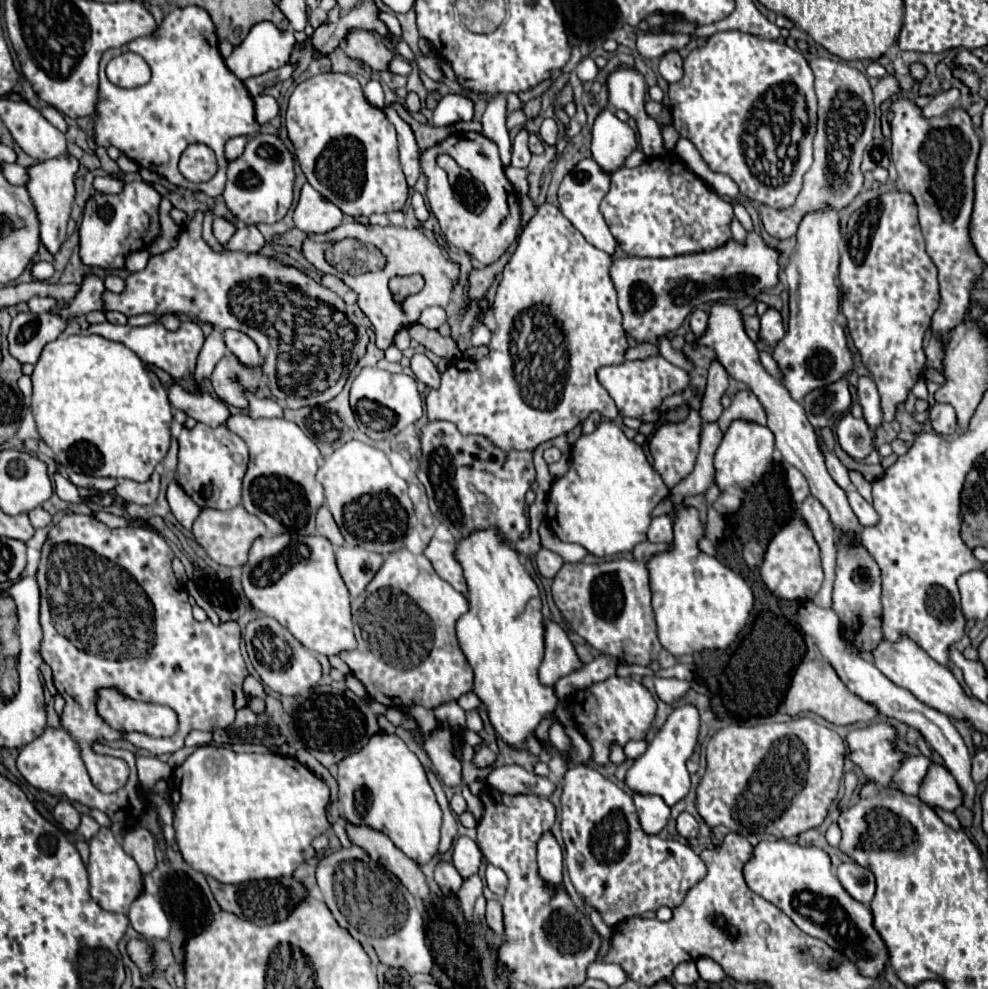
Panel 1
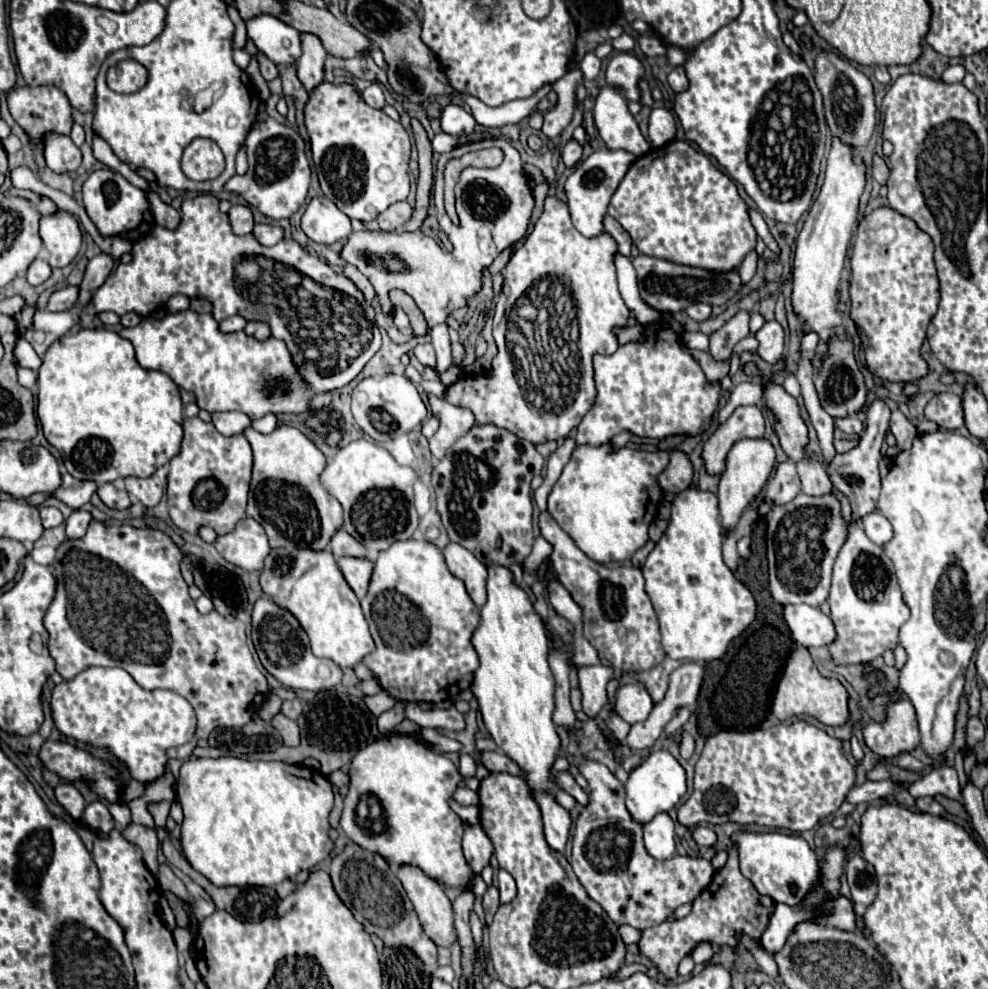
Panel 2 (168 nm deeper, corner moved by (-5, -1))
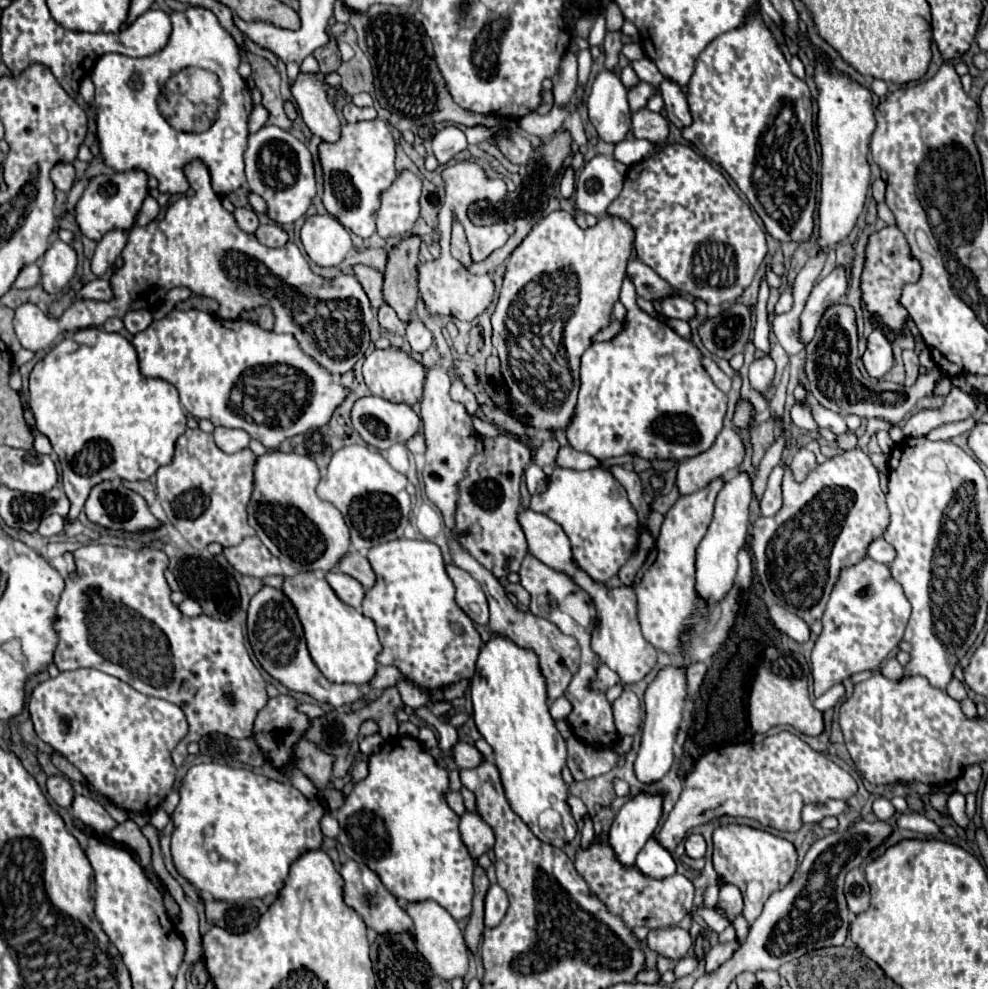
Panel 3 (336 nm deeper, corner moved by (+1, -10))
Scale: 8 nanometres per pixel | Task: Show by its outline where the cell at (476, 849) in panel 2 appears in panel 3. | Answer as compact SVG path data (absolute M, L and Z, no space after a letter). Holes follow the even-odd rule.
M466 811L460 817L460 833L474 859L478 859L482 853L488 853L494 847L494 831L488 823L484 823L478 811Z

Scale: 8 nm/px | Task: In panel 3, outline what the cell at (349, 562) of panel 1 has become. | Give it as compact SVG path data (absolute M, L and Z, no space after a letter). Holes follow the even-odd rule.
M330 571L330 573L326 573L326 581L330 583L334 593L346 605L350 605L354 609L362 607L362 599L364 599L366 591L364 591L364 587L356 579L352 579L352 577L348 577L348 575L340 573L340 571Z

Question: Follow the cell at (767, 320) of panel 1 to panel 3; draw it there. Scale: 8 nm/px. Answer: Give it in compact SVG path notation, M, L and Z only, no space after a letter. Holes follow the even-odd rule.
M764 357L764 359L756 359L750 365L750 385L760 393L760 395L768 395L772 389L772 381L774 381L774 361L772 357Z

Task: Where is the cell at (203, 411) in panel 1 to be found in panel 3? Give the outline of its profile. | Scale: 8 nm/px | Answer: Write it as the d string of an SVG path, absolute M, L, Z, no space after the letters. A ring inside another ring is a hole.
M216 427L214 431L214 439L216 445L224 451L224 453L236 453L248 447L250 437L246 437L246 433L242 429L226 429L226 427Z

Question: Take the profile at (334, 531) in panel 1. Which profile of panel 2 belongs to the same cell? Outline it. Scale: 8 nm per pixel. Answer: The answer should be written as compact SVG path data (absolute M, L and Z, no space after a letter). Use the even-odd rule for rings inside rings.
M338 528L332 536L330 550L334 556L368 556L366 548L362 548L362 544L358 544L344 528Z

